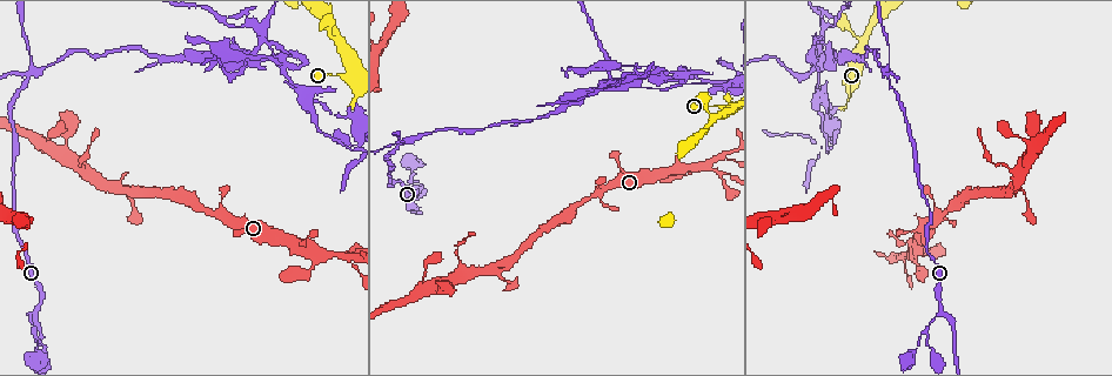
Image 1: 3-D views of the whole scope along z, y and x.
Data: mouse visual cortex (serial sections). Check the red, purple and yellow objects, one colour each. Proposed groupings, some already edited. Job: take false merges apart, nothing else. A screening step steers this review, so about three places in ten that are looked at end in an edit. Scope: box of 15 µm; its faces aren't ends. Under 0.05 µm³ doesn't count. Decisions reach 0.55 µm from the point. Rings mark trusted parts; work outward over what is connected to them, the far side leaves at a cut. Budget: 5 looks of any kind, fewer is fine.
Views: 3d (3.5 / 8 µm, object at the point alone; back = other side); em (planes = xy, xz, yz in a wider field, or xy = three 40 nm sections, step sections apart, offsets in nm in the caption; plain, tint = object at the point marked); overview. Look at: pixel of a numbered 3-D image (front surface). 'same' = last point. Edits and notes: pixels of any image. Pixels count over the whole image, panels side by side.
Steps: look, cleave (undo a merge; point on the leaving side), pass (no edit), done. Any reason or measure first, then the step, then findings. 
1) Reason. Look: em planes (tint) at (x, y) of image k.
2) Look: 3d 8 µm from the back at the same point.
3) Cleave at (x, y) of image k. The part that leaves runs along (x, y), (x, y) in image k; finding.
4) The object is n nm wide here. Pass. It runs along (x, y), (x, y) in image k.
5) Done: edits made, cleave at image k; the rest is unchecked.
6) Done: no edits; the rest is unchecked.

Thin arm on a thick one. Look: 3d 3.5 µm at (459, 271) of image 1.

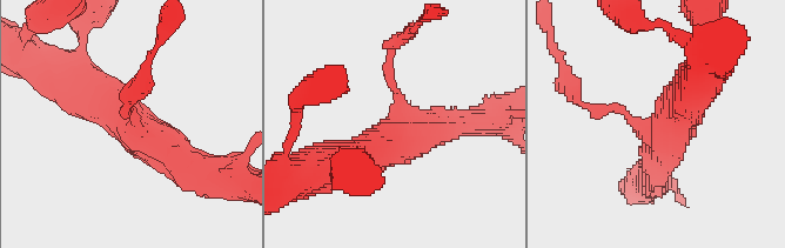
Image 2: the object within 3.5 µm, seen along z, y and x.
Look: em xy step 2 (tint) at (139, 132) of image 2.

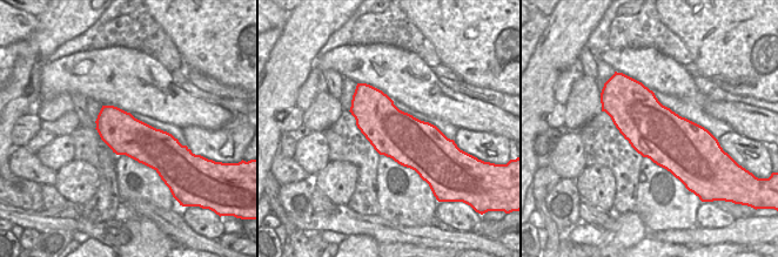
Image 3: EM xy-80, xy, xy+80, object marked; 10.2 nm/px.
3 arms meet here; the arms are 150, 400, 500 nm wide. Pass. It runs along (214, 176), (87, 98) in image 2; one cell here.

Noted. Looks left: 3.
Narrows sharply. Look: 3d 3.5 µm at (508, 280) of image 1.

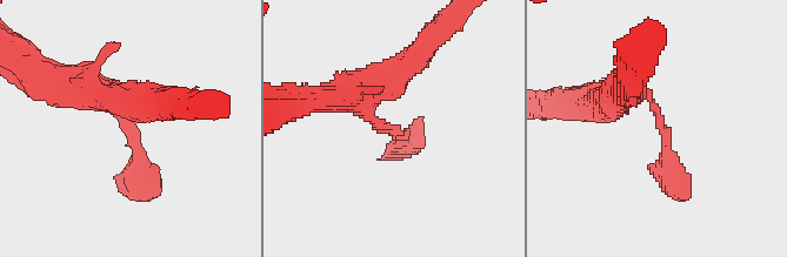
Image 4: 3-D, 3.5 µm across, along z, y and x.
The arms are 300, 350 nm wide; need the tissue. Look: em xy step 2 (tint) at (127, 124) of image 4.

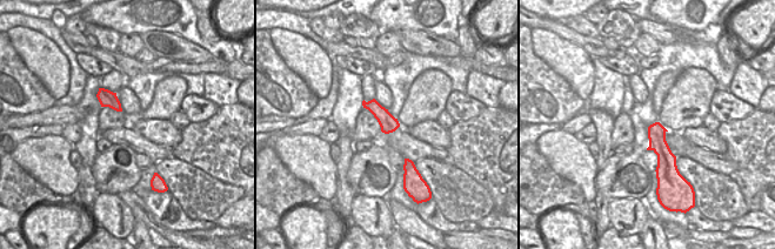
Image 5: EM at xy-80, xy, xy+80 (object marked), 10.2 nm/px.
The object is 180 nm wide here. Pass. It runs along (618, 94), (654, 105), (687, 191) in image 4; all the same cell.

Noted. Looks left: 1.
Done: no edits; the rest is unchecked.

